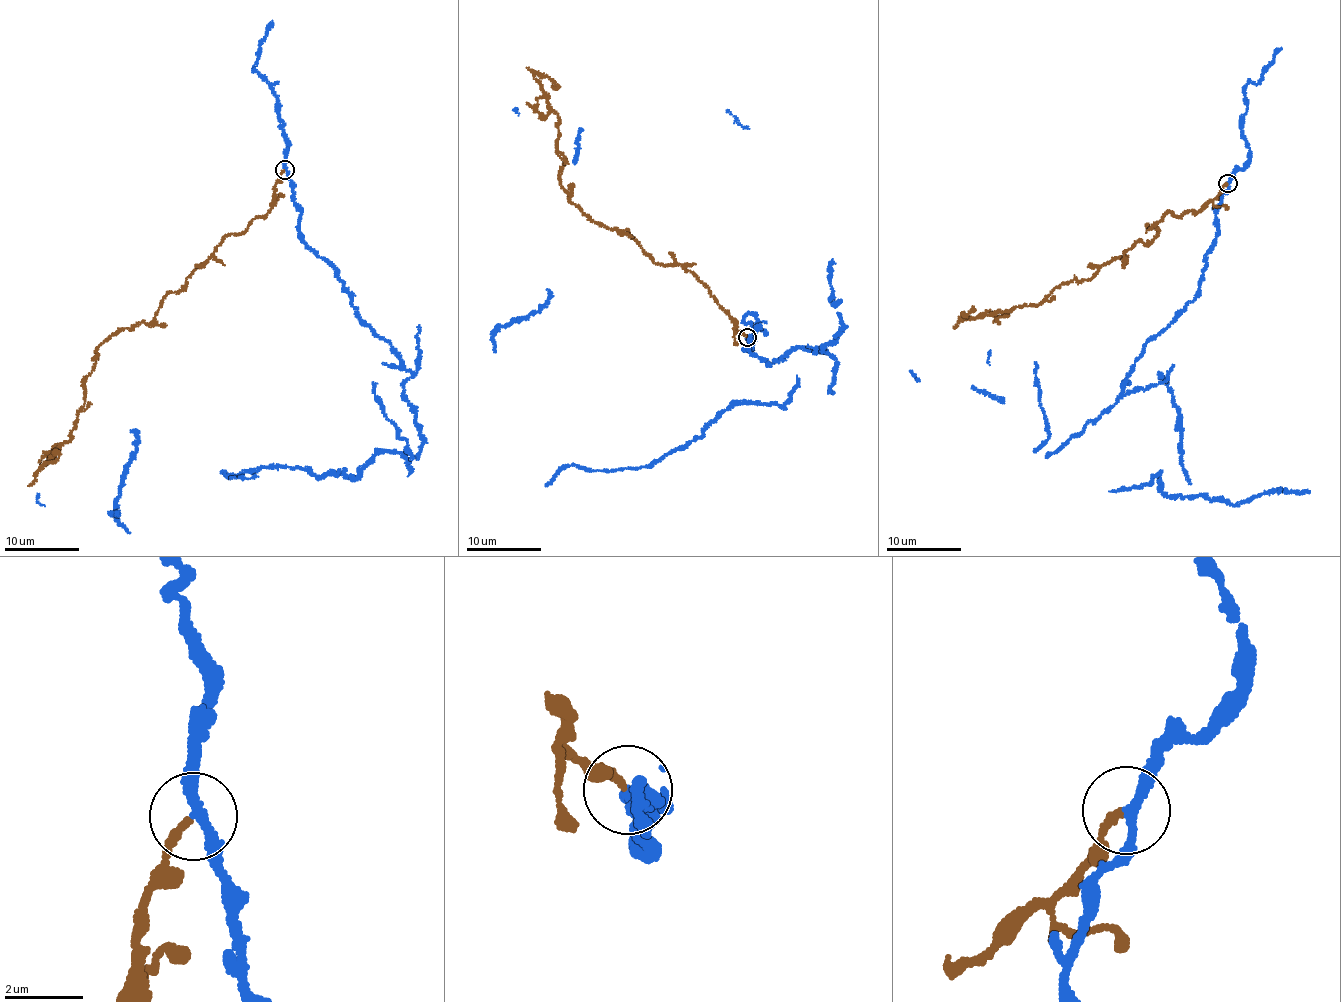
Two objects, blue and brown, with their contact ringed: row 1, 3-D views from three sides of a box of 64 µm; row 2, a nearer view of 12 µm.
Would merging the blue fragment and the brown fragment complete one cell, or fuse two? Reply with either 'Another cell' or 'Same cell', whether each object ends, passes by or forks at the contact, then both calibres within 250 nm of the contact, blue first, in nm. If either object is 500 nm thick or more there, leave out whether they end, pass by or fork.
Another cell. At the ring blue passes by. At the ring brown ends. Thickness 240 nm (blue) against 180 nm

